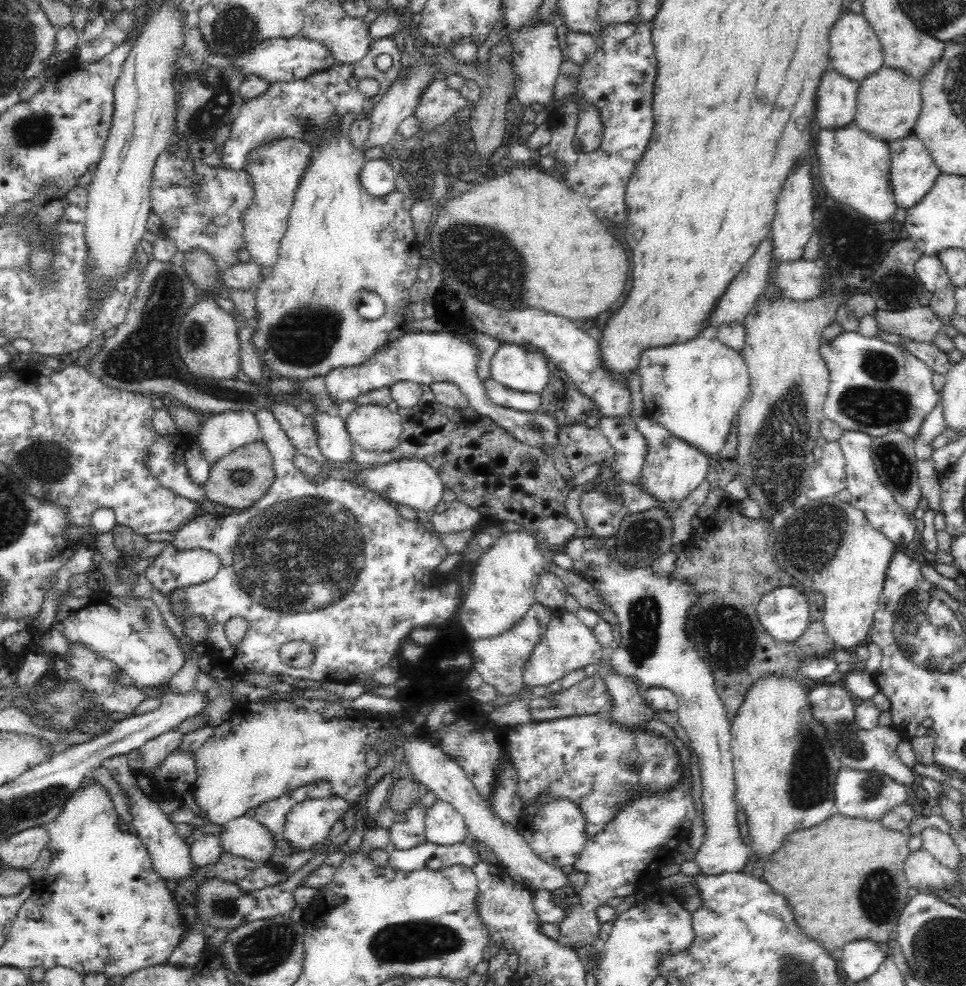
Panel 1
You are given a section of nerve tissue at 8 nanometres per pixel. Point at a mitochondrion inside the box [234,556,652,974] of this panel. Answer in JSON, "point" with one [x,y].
{"point":[411,941]}

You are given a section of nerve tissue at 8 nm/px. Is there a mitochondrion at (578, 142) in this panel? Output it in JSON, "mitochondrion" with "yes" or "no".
{"mitochondrion":"yes"}

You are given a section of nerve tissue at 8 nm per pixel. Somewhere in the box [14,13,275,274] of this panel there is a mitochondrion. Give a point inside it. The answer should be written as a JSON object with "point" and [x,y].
{"point":[216,108]}

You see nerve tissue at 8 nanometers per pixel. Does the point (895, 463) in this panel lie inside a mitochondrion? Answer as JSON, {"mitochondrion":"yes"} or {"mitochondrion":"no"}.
{"mitochondrion":"yes"}

